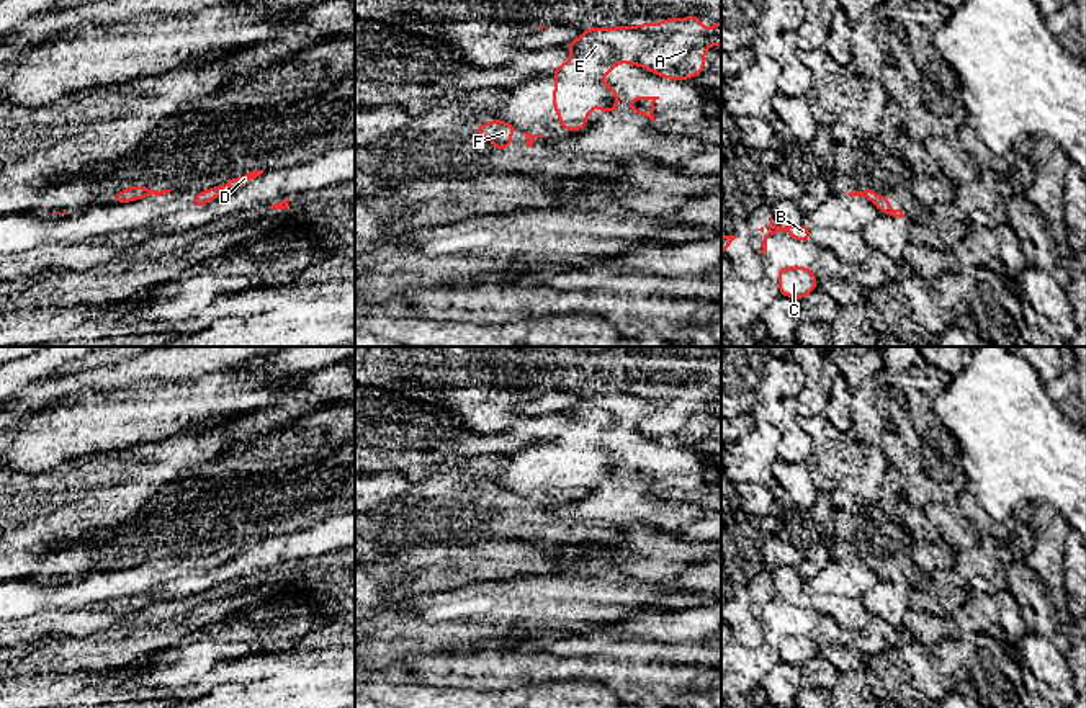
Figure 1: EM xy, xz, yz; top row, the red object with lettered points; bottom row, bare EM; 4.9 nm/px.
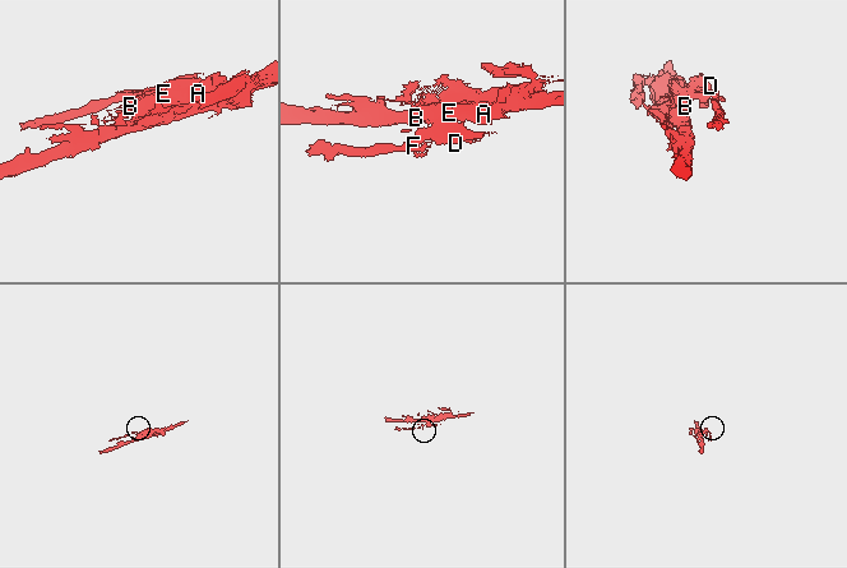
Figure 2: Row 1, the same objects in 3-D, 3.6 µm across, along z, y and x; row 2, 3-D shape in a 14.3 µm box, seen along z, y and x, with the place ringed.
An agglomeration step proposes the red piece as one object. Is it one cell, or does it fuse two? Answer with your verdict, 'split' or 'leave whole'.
split

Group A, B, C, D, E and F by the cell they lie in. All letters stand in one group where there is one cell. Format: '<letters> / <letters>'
A B C D E / F

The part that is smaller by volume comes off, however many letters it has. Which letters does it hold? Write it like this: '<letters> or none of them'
F

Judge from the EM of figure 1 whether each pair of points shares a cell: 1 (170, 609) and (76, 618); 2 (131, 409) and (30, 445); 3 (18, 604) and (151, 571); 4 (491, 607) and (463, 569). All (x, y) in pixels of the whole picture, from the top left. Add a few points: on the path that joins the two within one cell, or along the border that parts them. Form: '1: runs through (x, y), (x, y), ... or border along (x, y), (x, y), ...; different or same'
1: runs through (148, 615), (126, 622), (98, 620); same
2: runs through (107, 422), (87, 422), (54, 435); same
3: runs through (51, 594), (74, 594), (98, 586), (118, 584); same
4: border along (511, 579), (480, 579), (455, 589); different

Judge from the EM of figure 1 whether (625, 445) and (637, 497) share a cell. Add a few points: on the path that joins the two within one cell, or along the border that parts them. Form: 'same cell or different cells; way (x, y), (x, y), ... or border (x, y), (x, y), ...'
different cells; border (635, 481), (619, 486)

